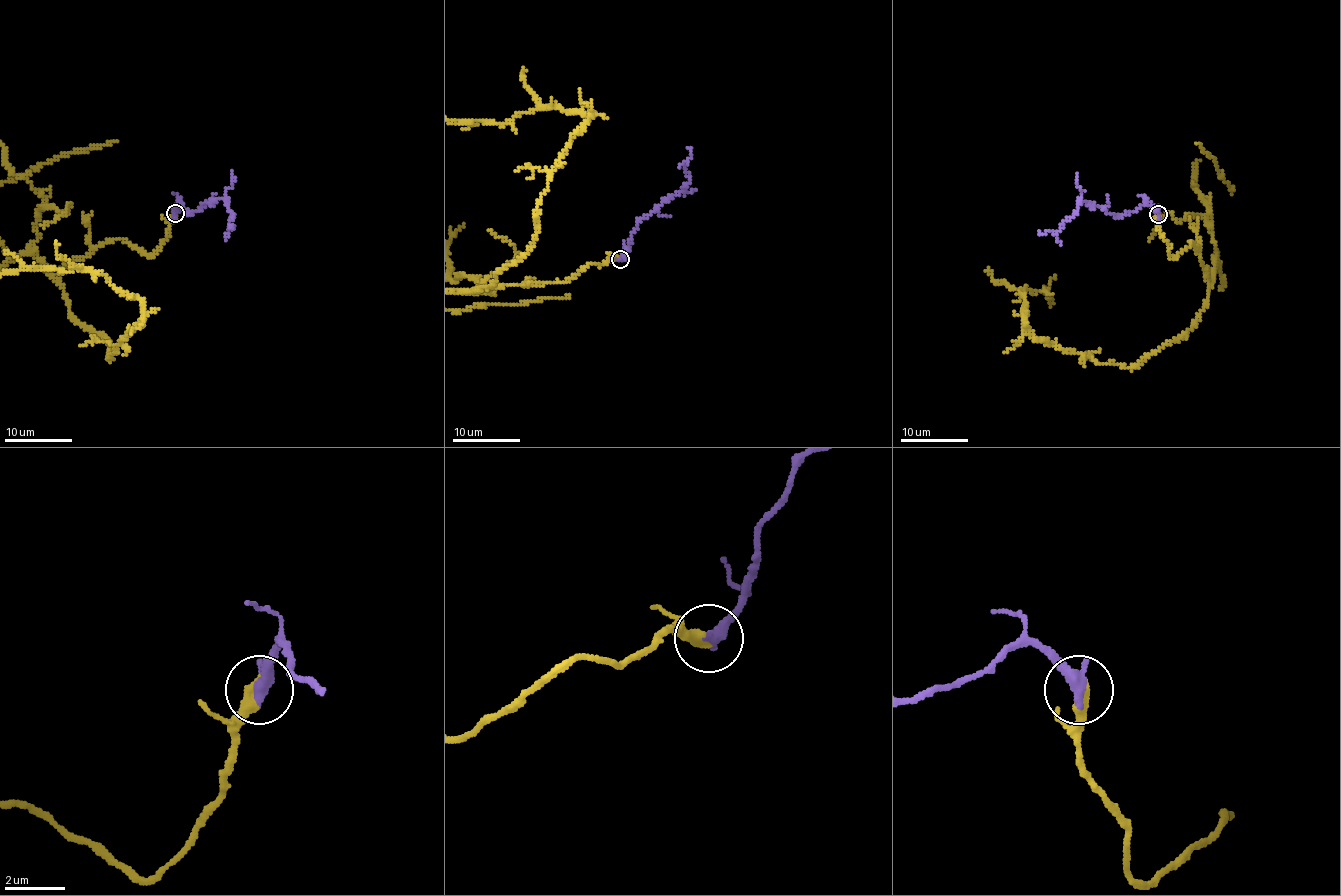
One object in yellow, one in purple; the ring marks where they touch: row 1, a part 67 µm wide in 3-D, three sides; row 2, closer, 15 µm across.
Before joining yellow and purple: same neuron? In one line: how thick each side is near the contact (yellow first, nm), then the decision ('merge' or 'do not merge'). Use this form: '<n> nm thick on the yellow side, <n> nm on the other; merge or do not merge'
420 nm thick on the yellow side, 460 nm on the other; merge

